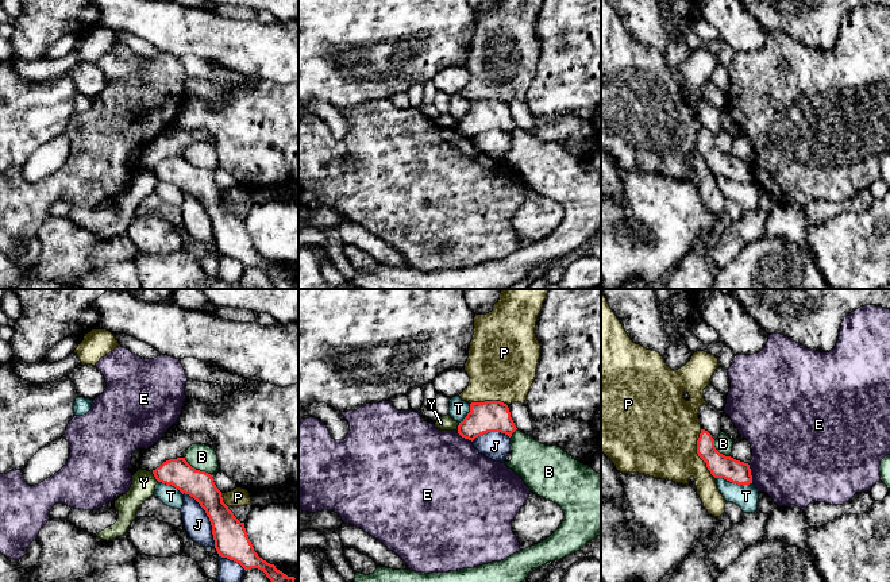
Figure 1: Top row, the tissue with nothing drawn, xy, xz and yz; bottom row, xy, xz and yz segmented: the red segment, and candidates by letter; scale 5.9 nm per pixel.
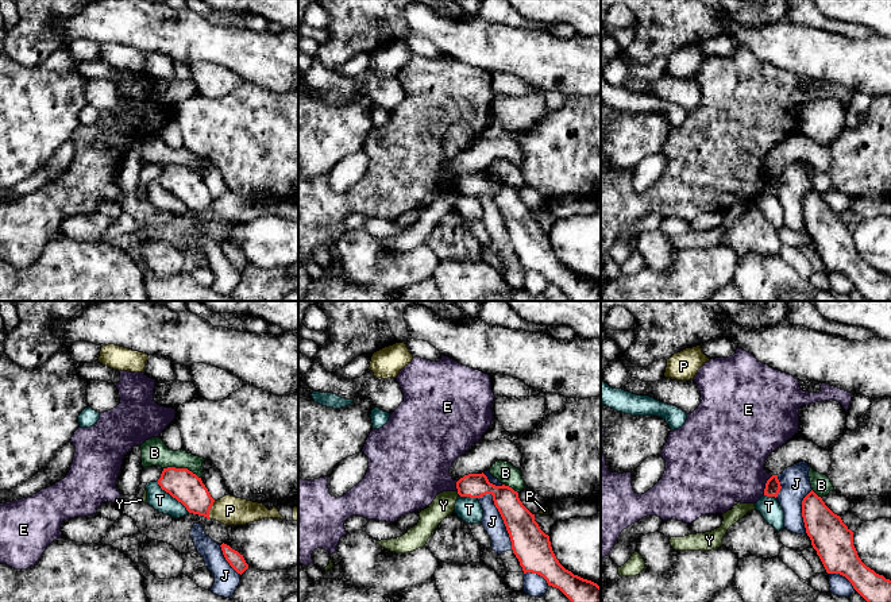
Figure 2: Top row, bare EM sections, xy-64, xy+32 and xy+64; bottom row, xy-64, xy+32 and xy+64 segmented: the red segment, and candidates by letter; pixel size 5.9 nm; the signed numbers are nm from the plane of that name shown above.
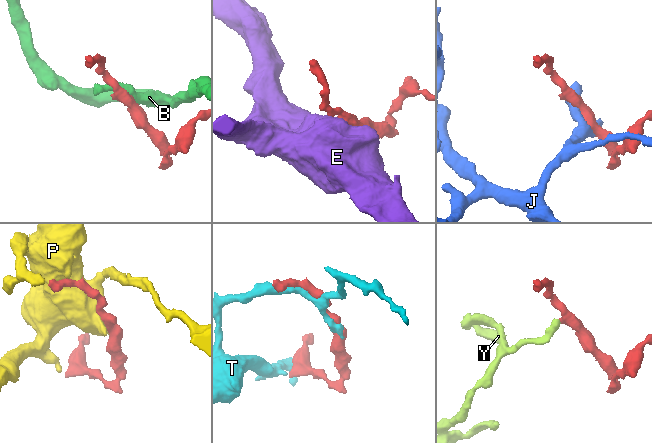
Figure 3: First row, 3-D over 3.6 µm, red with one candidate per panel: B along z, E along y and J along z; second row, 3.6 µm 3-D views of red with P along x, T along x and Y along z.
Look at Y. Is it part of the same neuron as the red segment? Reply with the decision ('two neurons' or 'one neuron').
two neurons

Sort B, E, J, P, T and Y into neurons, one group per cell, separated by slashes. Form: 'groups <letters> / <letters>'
groups B / E / J / P / T / Y

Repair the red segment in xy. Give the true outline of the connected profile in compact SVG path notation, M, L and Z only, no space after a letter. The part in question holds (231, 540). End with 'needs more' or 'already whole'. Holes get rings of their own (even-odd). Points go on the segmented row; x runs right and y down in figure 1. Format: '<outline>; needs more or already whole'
M185 458L169 459L153 470L153 474L158 482L174 486L200 504L209 517L219 556L239 563L244 570L258 568L271 582L294 582L294 577L288 577L258 556L247 536L244 523L240 523L223 502L221 492L211 474L196 470Z; already whole

